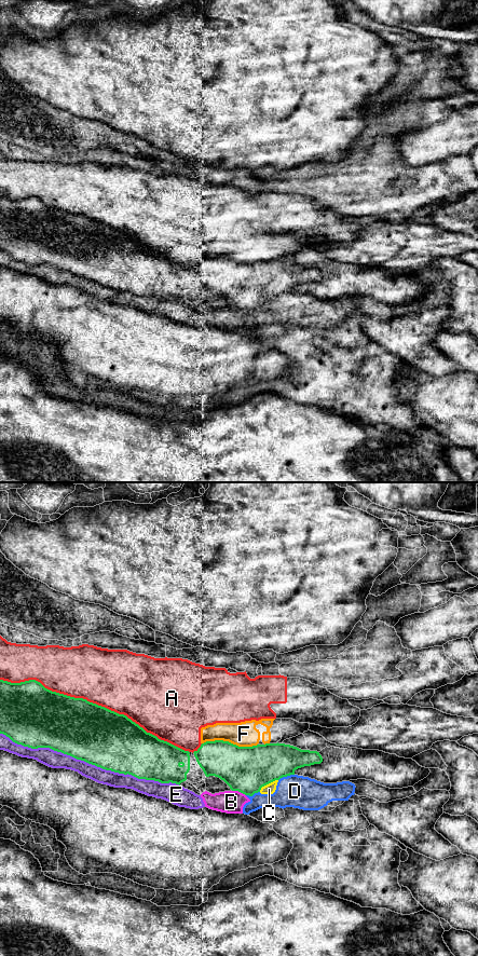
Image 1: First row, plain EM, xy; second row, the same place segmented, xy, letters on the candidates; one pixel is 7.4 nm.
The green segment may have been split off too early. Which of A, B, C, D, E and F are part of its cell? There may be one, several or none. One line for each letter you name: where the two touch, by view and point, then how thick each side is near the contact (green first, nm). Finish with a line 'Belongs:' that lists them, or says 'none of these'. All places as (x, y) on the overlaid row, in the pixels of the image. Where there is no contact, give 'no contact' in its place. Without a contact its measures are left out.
Belongs: none of these

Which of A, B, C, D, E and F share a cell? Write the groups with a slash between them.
A F / B C D E

